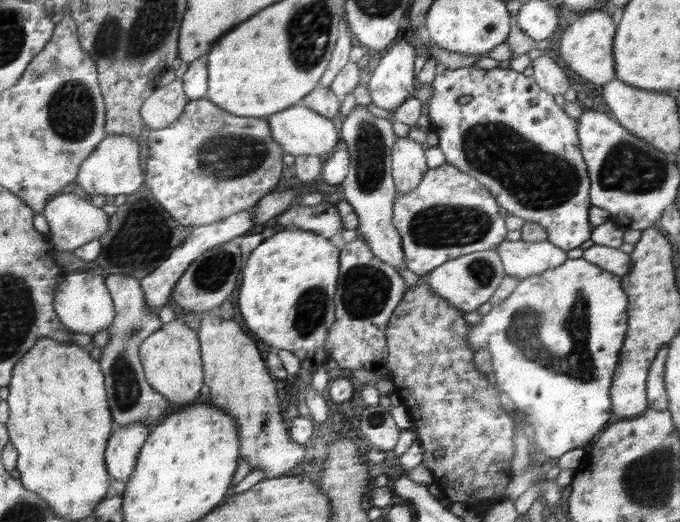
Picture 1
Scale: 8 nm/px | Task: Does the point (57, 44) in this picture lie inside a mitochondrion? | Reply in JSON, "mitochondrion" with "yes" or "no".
{"mitochondrion":"no"}

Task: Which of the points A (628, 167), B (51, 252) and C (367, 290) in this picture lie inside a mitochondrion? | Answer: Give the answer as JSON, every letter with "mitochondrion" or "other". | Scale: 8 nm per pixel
{"A":"mitochondrion","B":"other","C":"mitochondrion"}

